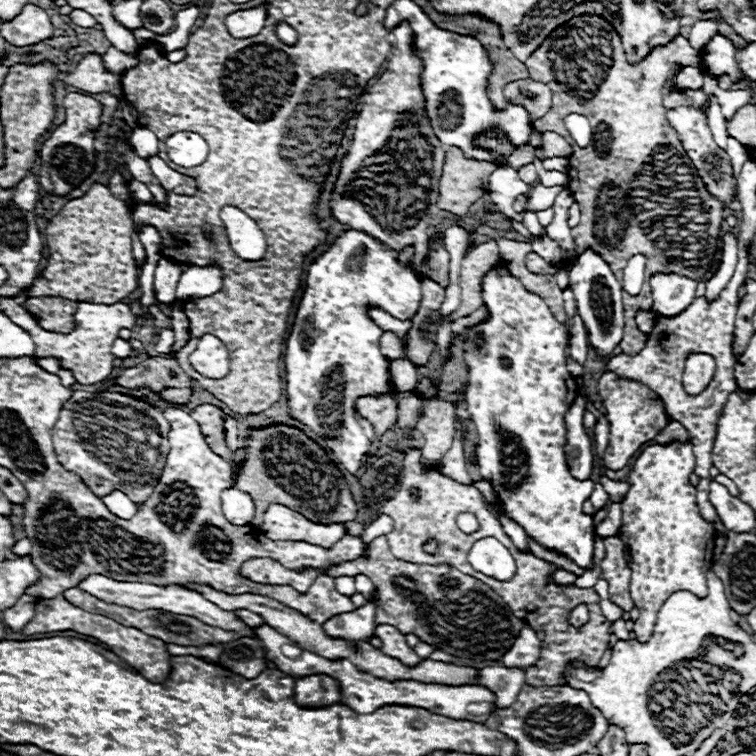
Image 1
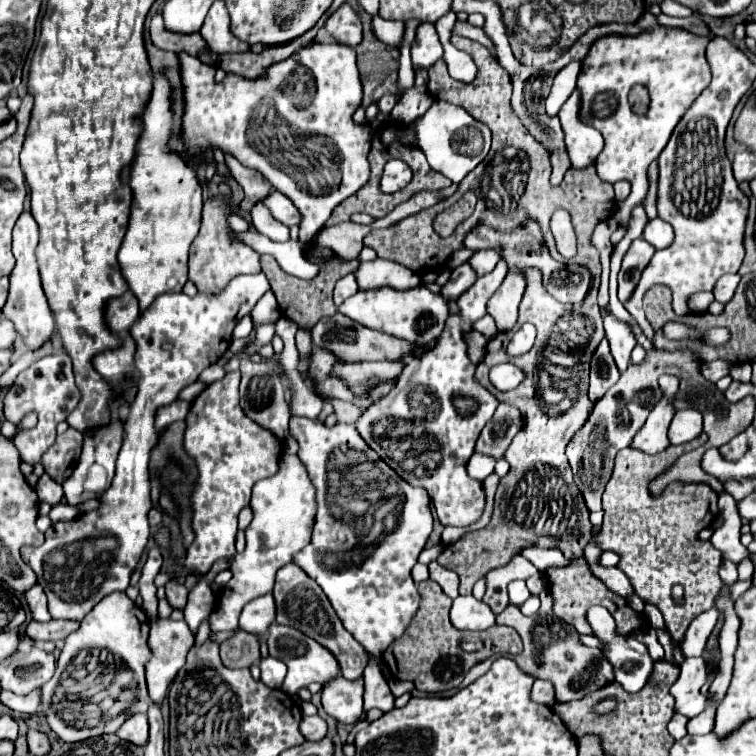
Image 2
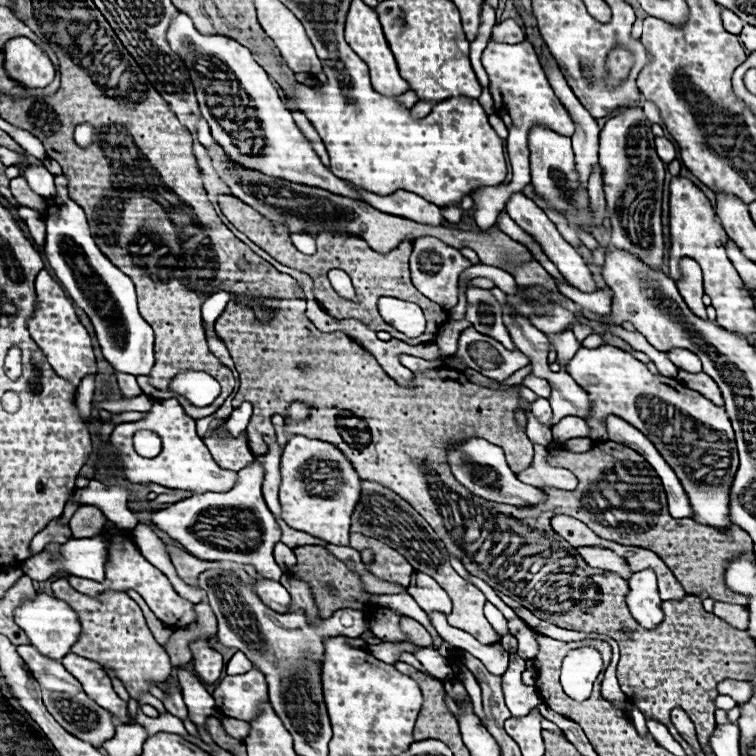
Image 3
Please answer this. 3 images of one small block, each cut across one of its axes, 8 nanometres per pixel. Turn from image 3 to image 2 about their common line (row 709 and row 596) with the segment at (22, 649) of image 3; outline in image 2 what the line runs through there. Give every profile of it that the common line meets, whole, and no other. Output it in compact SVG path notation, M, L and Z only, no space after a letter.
M258 272L232 278L228 286L216 294L198 292L194 298L182 292L162 294L130 328L136 340L138 392L124 418L124 440L116 460L116 476L100 498L102 508L86 512L76 520L52 524L40 548L22 548L22 560L36 572L38 584L48 596L48 612L54 620L80 622L102 596L128 588L134 564L138 564L150 538L146 520L152 508L148 454L158 438L152 426L154 408L174 402L184 386L196 382L206 366L222 358L230 346L236 316L248 314L268 290L268 278L264 272Z

